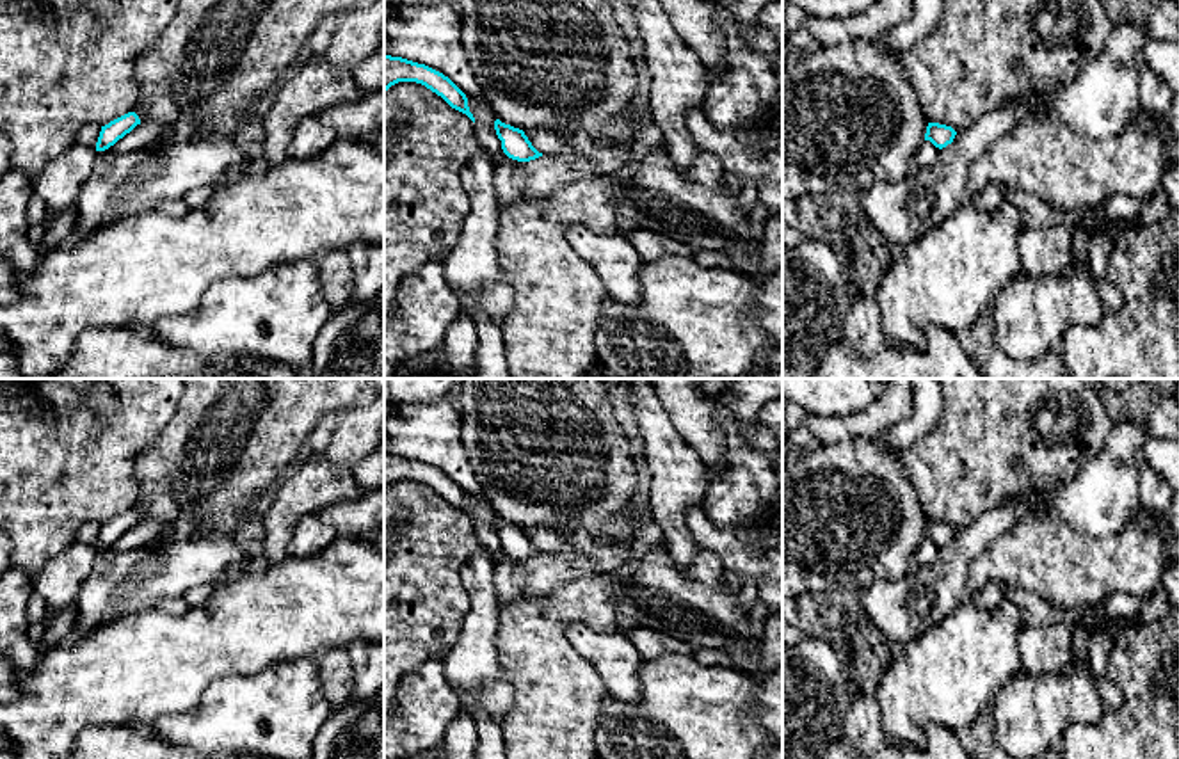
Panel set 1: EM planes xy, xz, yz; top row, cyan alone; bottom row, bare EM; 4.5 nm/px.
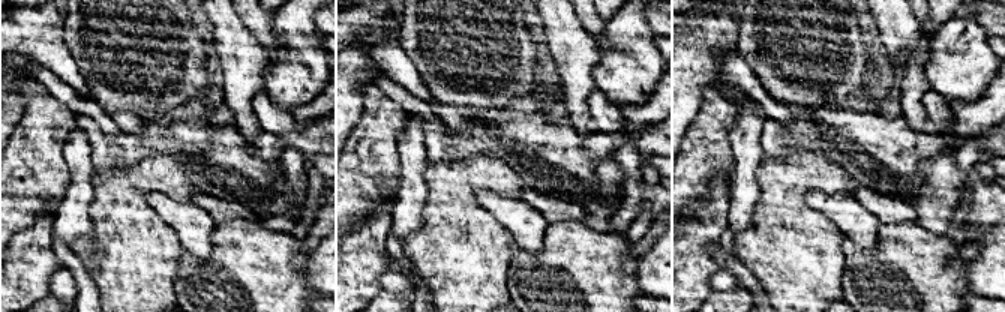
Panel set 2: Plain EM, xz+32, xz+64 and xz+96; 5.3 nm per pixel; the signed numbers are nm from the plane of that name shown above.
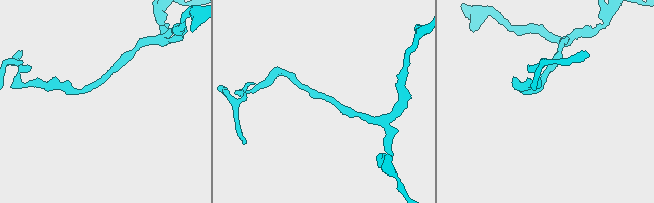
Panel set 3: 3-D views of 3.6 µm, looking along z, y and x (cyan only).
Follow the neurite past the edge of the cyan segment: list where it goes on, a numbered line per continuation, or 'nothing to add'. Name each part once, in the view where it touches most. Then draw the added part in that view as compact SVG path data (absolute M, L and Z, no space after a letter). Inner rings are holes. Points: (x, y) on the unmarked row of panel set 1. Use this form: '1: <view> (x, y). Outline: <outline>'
nothing to add

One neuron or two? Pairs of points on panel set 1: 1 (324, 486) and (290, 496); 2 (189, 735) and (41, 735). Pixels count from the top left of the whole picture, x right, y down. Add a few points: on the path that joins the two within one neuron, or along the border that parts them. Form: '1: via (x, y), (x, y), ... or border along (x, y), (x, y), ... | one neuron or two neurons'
1: via (315, 486), (299, 495) | one neuron
2: border along (187, 711), (162, 715), (146, 729) | two neurons

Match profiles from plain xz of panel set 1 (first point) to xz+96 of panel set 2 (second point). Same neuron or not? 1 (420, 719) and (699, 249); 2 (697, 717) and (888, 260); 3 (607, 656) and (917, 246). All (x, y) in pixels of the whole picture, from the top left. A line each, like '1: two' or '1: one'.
1: one
2: one
3: two

